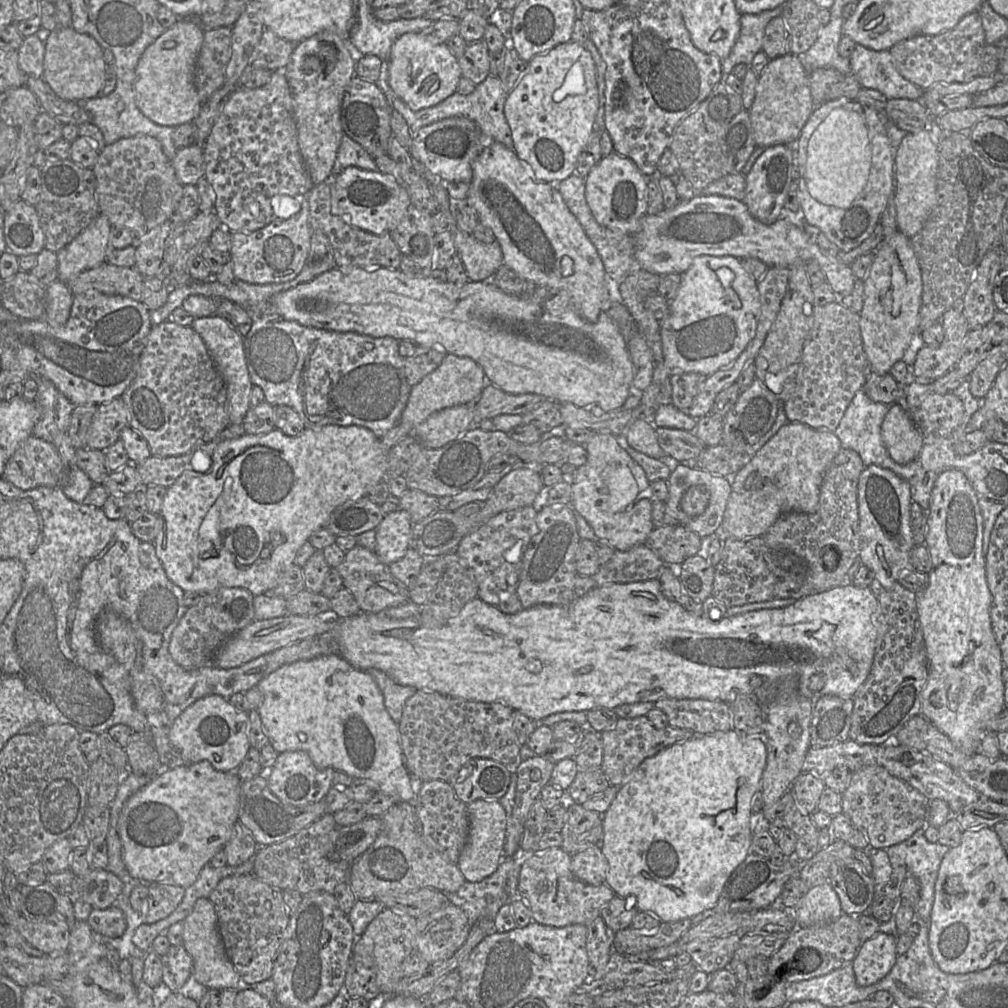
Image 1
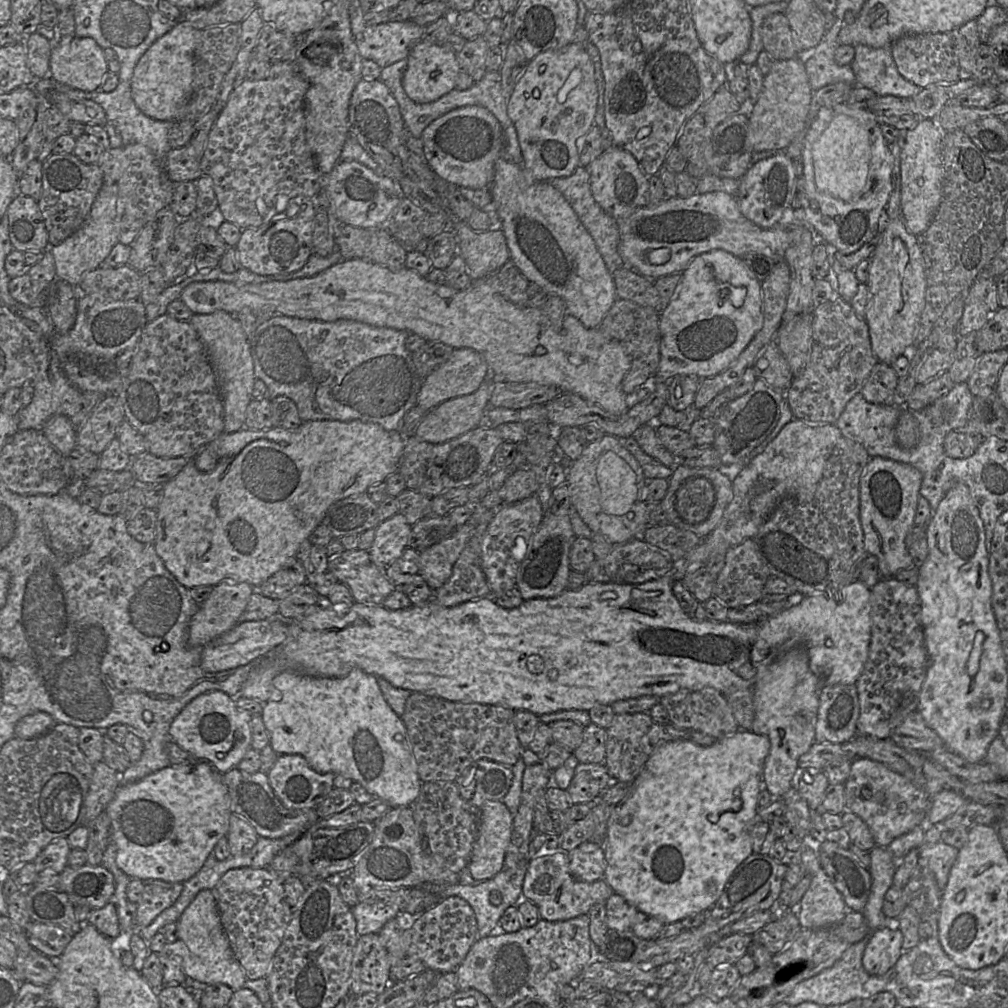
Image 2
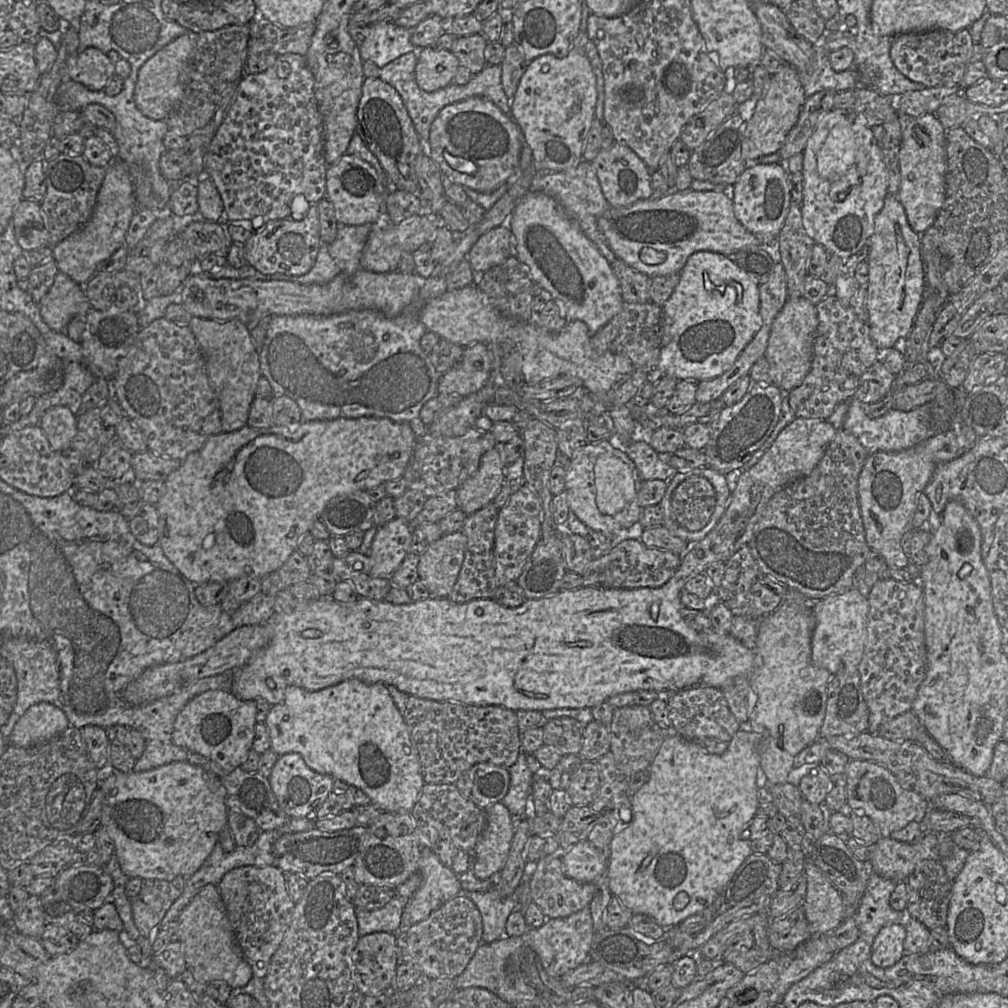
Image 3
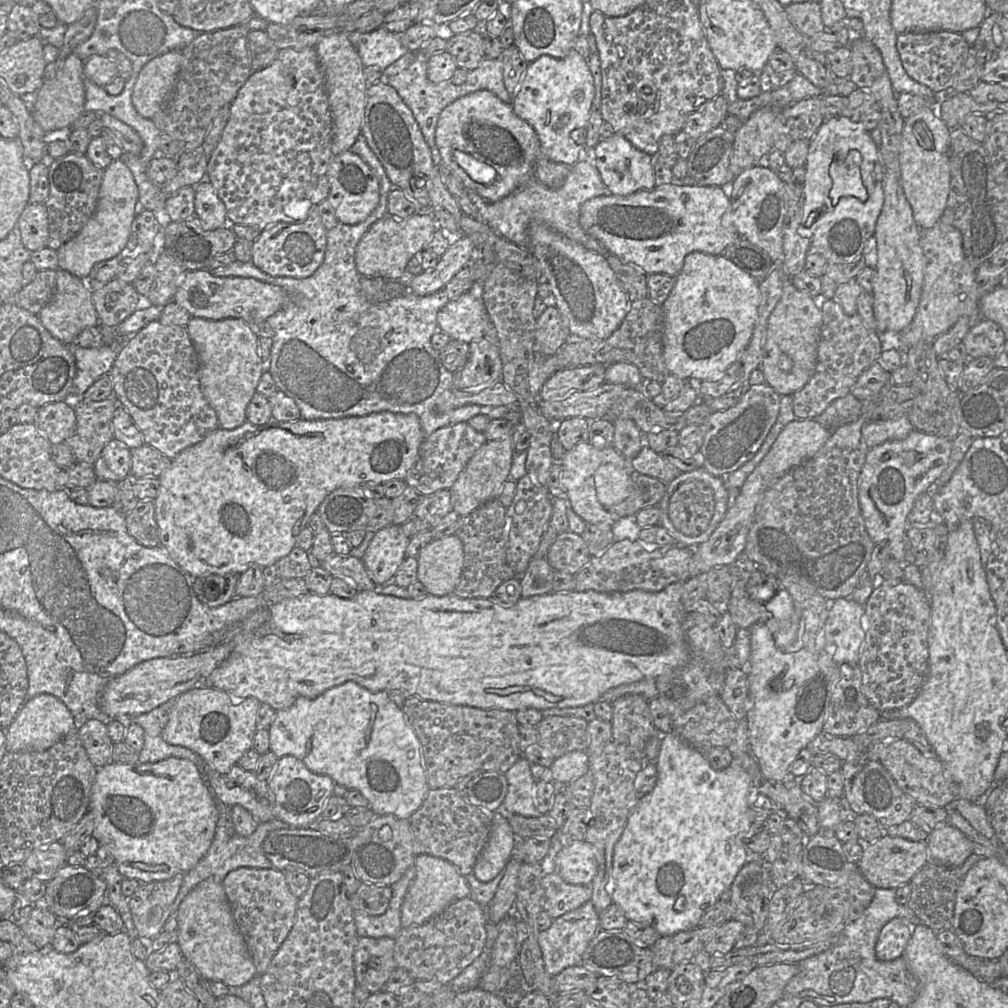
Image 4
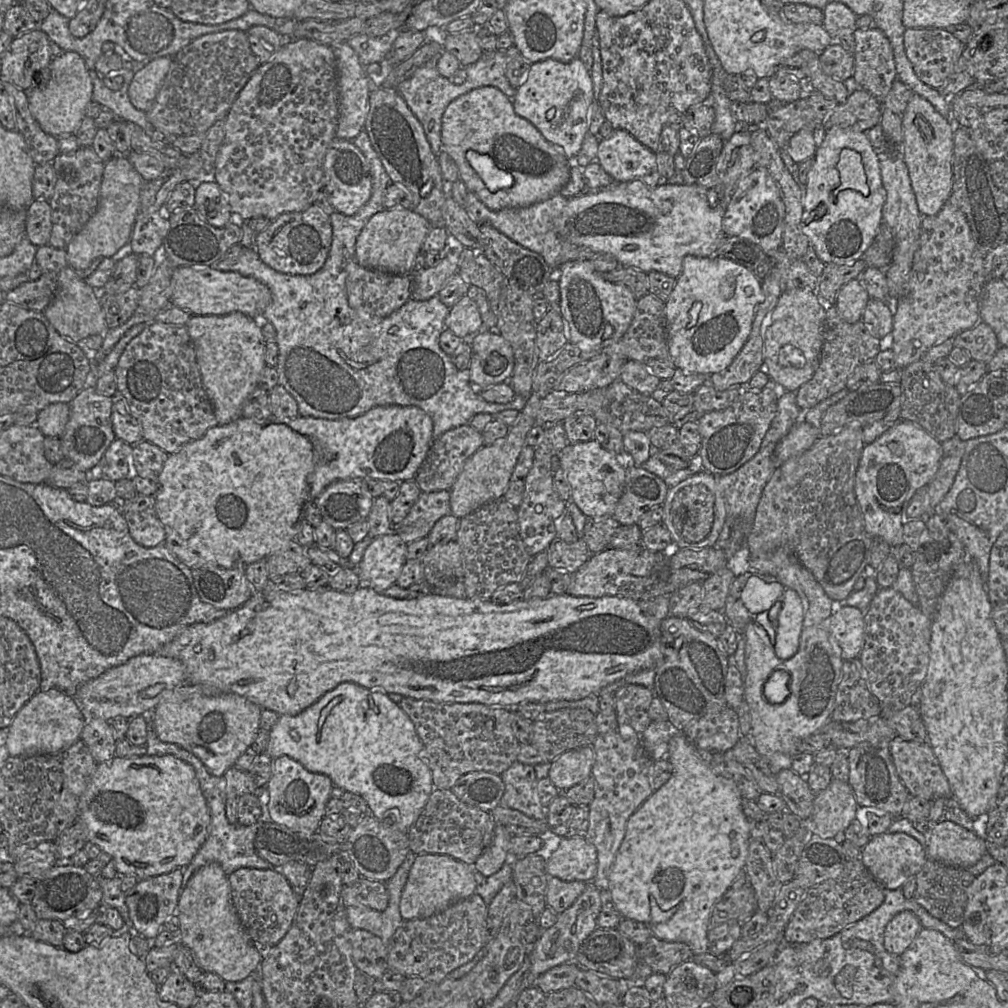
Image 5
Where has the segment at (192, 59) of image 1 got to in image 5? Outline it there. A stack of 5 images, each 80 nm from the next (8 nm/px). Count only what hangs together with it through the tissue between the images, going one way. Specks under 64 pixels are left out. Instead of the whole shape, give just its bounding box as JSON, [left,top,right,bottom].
[128,56,172,112]

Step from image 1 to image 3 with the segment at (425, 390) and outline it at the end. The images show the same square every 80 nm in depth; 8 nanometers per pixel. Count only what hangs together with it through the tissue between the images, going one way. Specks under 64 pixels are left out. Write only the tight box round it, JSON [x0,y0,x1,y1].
[438,342,491,396]

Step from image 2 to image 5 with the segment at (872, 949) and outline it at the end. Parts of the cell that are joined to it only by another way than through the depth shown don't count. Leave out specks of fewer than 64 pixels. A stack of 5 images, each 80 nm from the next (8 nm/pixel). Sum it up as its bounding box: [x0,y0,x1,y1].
[885,911,922,956]

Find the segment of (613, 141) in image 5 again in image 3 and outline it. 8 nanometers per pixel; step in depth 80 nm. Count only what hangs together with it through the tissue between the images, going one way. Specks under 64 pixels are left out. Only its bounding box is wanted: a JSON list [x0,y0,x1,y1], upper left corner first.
[592,142,652,206]

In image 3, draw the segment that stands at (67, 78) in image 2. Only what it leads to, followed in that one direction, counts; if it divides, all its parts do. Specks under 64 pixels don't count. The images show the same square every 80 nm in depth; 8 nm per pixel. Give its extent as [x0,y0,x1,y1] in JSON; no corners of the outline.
[67,47,116,90]

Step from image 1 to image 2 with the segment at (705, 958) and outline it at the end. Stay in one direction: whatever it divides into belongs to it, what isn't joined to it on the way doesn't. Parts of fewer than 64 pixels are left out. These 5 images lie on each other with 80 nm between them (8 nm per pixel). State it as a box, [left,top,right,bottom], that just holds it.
[706,933,752,968]

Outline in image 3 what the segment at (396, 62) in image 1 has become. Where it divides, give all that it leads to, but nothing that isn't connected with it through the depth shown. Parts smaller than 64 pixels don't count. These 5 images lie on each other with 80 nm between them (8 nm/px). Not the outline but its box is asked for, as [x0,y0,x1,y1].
[415,46,460,92]

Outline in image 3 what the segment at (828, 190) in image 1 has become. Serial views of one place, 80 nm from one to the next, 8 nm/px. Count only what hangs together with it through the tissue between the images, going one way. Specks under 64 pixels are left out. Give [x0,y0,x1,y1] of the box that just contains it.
[817,125,867,185]

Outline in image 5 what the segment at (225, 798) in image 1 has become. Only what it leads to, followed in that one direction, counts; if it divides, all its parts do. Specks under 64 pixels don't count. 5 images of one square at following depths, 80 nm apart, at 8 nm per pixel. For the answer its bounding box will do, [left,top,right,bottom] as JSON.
[77,754,211,880]

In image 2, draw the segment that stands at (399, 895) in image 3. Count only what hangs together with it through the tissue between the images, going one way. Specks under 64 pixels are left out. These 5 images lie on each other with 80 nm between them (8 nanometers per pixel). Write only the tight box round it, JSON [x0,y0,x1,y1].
[351,902,400,936]

